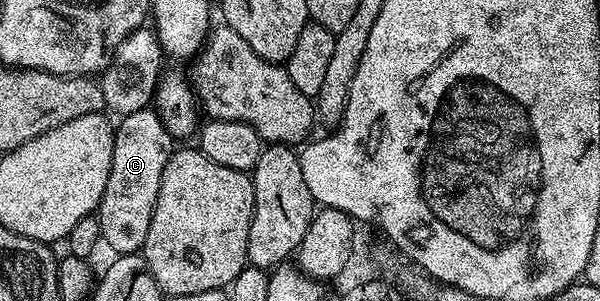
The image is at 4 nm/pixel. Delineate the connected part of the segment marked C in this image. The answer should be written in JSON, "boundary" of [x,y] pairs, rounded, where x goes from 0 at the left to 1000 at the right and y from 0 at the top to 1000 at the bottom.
{"boundary":[[[250,355],[197,402],[182,605],[175,605],[175,645],[162,694],[165,781],[170,807],[187,824],[187,841],[225,844],[237,827],[248,777],[262,631],[268,631],[268,578],[288,502],[285,478],[288,455],[272,425],[263,372]]]}

